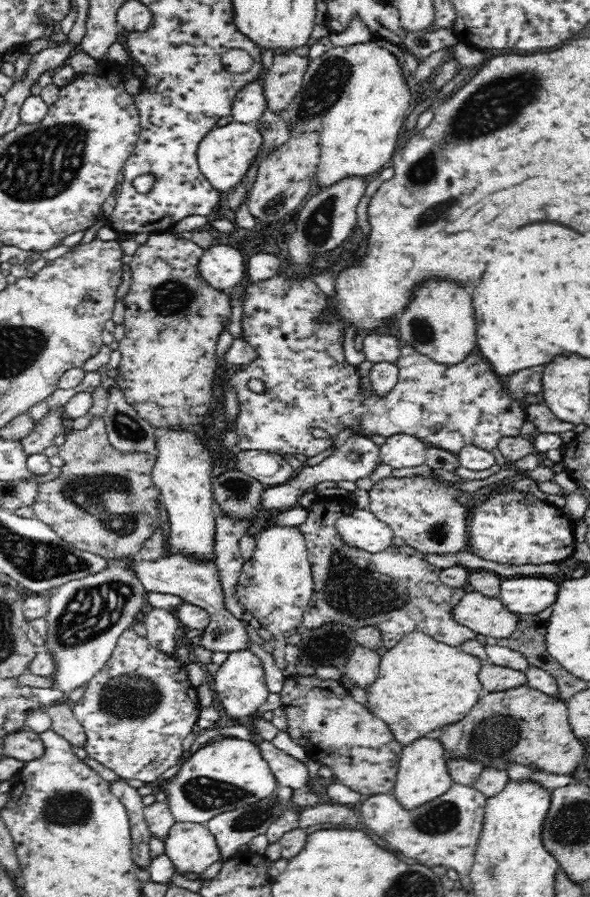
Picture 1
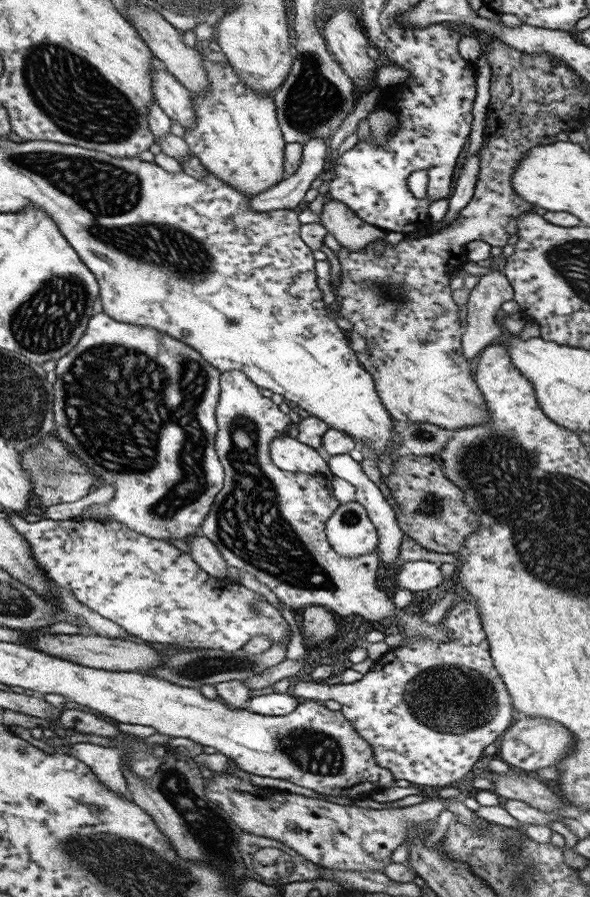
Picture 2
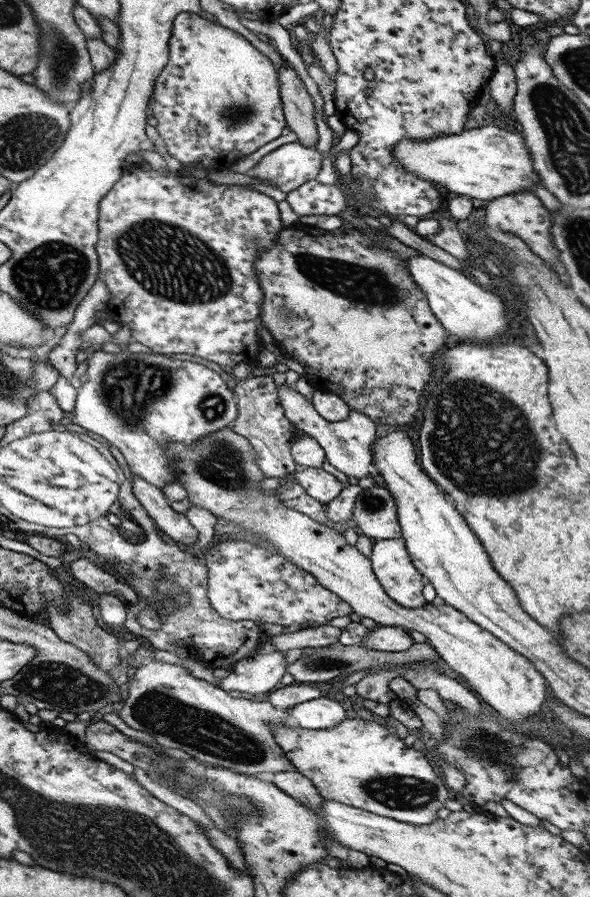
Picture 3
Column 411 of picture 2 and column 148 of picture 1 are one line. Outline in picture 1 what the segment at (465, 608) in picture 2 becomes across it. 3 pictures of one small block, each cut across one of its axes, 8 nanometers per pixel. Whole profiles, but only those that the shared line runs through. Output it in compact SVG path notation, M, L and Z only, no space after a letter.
M133 628L126 629L119 636L108 663L89 680L81 700L71 704L74 716L86 733L84 748L92 759L114 770L122 778L136 778L145 784L158 780L168 768L178 764L183 755L182 742L196 724L200 712L196 689L187 677L184 664L173 654L152 646Z

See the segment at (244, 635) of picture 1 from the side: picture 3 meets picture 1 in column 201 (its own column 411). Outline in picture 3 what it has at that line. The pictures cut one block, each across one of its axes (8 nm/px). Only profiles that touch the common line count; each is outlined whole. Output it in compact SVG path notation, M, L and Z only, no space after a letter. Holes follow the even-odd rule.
M402 539L372 541L370 568L381 589L405 608L427 604L423 599L421 575L413 567ZM387 626L381 631L366 633L360 641L361 647L377 652L407 650L412 644L408 629L403 626Z

